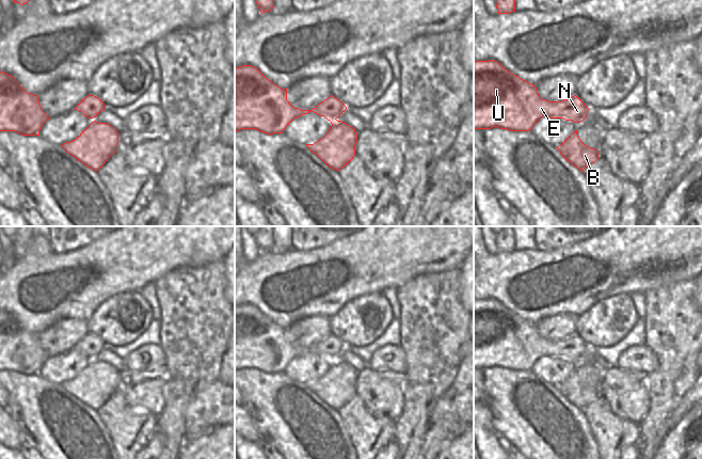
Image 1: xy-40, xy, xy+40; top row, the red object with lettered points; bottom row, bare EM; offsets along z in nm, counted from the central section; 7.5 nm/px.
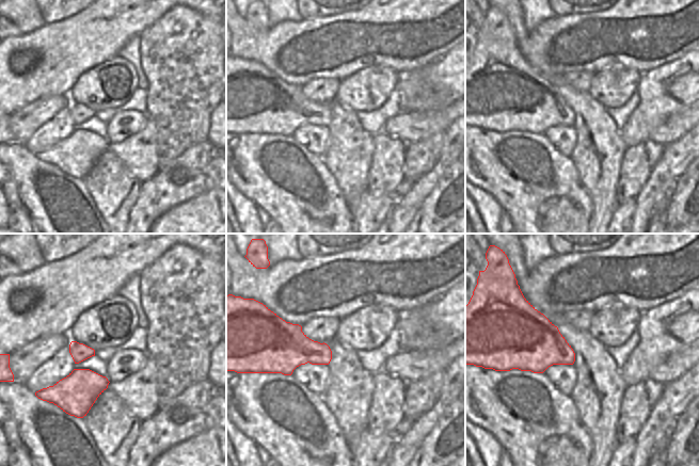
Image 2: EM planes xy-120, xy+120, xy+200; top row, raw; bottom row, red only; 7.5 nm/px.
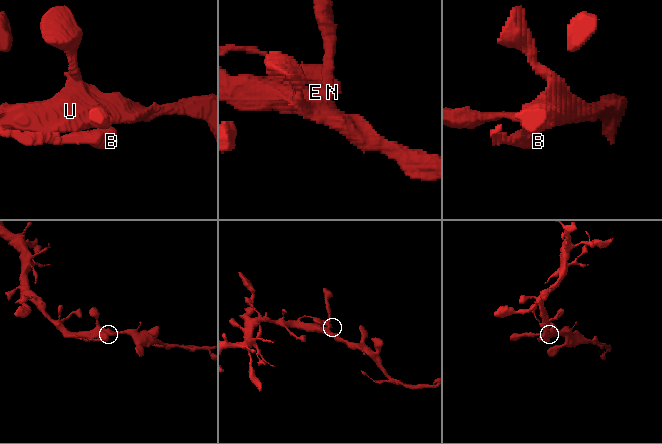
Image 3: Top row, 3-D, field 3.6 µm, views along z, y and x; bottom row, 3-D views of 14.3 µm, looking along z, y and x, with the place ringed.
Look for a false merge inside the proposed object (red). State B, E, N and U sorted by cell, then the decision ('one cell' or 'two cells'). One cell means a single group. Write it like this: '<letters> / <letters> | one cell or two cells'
B E N U | one cell

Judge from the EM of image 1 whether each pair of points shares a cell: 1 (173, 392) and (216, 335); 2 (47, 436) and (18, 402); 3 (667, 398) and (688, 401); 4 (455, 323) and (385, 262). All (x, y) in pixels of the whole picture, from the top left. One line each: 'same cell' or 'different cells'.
1: same cell
2: same cell
3: different cells
4: different cells

